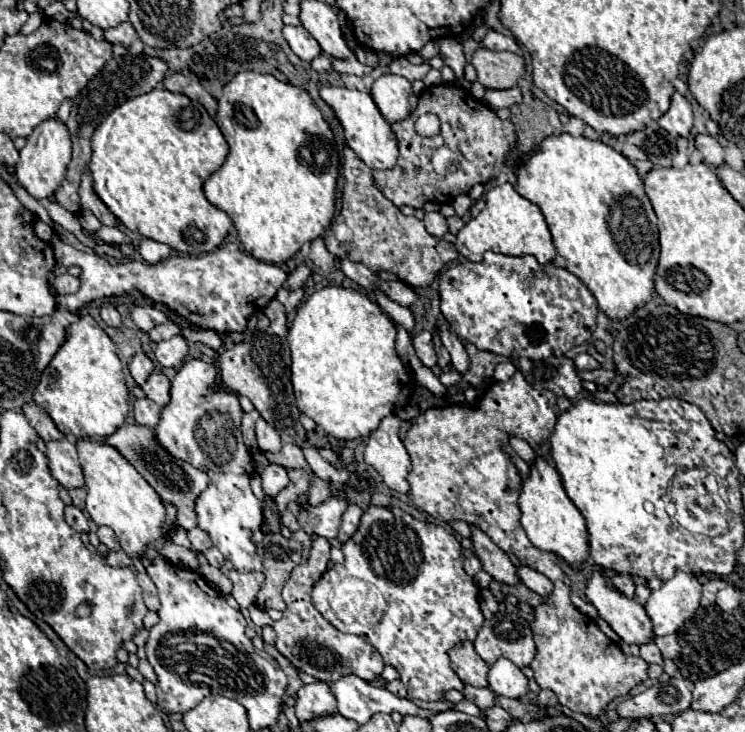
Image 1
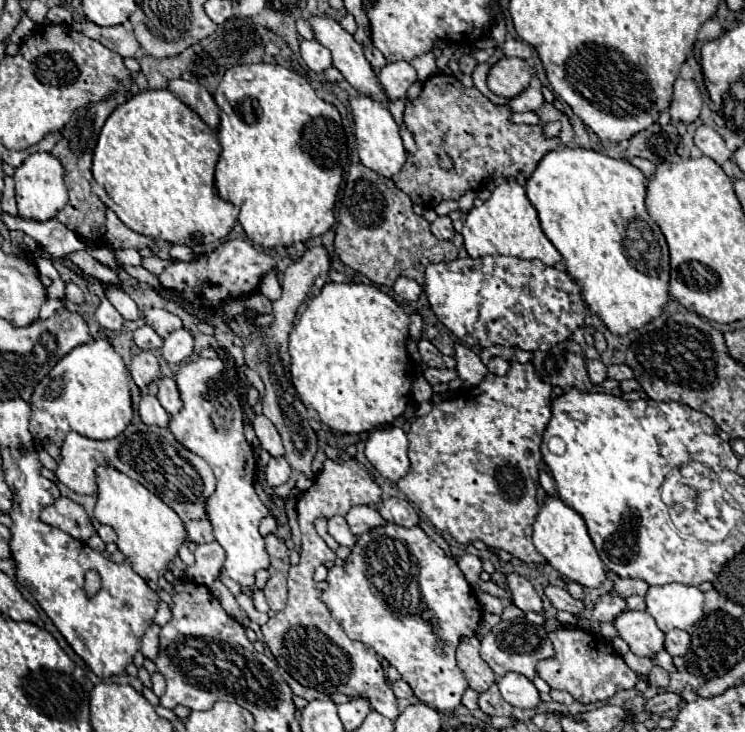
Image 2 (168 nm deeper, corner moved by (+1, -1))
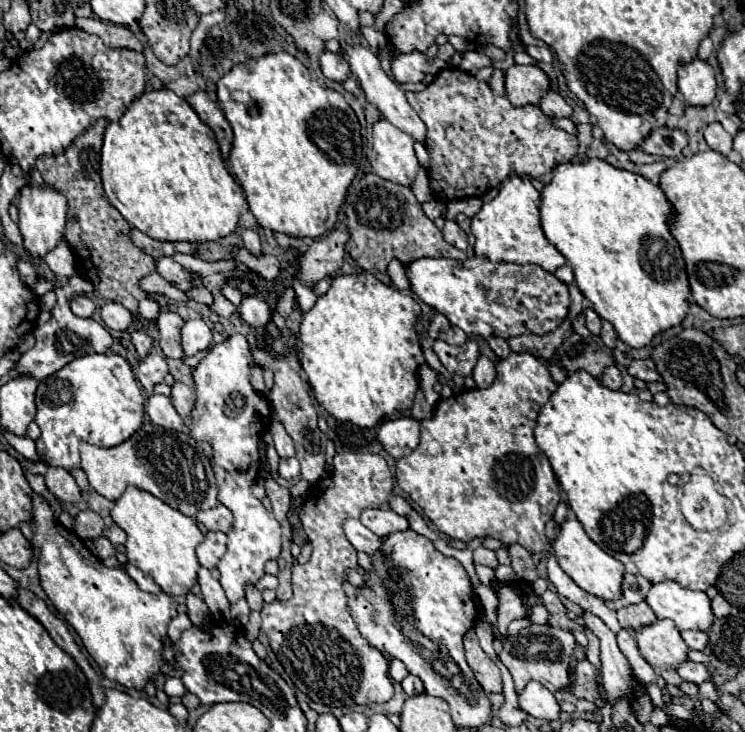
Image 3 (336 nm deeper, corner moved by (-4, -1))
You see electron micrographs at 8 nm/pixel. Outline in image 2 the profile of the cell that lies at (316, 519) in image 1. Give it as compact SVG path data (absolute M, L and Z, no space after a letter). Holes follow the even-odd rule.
M341 515L331 517L327 521L327 531L339 545L345 545L345 547L353 547L355 545L355 535L349 531L349 525L347 525L345 517L341 517Z

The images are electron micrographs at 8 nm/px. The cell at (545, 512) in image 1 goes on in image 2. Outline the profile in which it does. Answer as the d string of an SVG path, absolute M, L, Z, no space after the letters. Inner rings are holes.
M547 495L539 507L539 513L533 521L533 545L535 549L549 561L553 569L563 573L567 579L583 585L583 587L599 587L605 581L605 567L599 559L595 545L587 533L583 517L567 507L557 495Z

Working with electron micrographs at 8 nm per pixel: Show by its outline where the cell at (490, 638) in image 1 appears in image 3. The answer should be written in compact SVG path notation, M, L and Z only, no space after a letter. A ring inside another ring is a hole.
M532 625L530 629L524 629L518 635L508 637L504 641L500 661L512 673L516 691L522 691L526 683L532 679L540 681L550 691L562 691L568 687L568 665L570 665L570 657L574 649L576 649L576 639L572 633L556 629L556 627Z

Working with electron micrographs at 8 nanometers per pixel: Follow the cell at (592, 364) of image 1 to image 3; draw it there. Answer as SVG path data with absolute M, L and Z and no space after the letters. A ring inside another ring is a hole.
M616 365L606 367L606 371L602 375L602 385L606 385L608 389L620 389L622 387L622 373Z

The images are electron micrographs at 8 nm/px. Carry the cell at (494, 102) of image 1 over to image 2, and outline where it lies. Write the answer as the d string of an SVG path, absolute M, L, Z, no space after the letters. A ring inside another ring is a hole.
M527 87L523 93L519 93L517 97L507 101L511 111L535 111L543 103L545 103L545 99L543 99L539 87Z

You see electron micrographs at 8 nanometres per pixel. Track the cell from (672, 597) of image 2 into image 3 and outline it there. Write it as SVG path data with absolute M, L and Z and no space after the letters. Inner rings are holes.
M662 581L650 587L646 603L658 619L672 619L680 631L708 631L714 613L704 591L690 591L674 581Z

